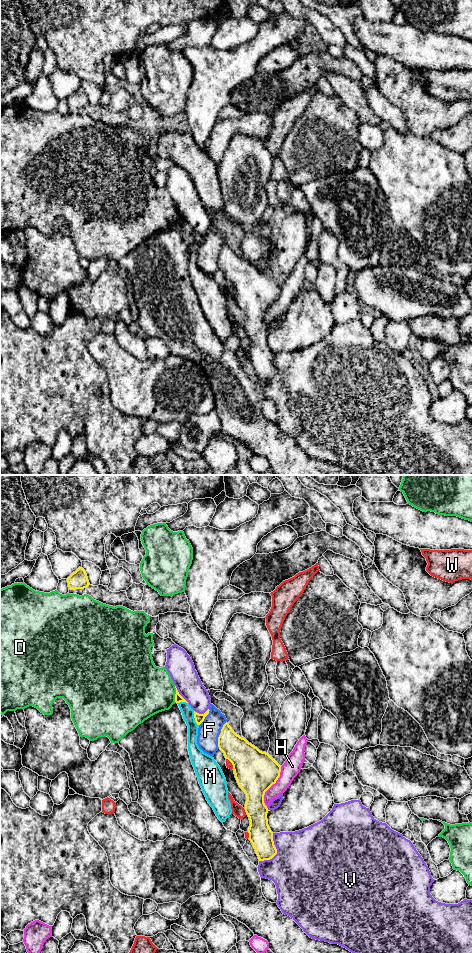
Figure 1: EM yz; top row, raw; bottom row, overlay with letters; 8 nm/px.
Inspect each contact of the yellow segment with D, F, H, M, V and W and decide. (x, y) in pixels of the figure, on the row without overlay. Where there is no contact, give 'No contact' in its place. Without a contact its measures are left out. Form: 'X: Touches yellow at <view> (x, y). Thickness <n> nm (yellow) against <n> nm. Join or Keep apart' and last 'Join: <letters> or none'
D: Touches yellow at yz (175, 214). Thickness 60 nm (yellow) against 420 nm. Keep apart
F: Touches yellow at yz (219, 255). Thickness 220 nm (yellow) against 180 nm. Keep apart
H: Touches yellow at yz (271, 305). Thickness 340 nm (yellow) against 140 nm. Keep apart
M: Touches yellow at yz (194, 237). Thickness 80 nm (yellow) against 100 nm. Keep apart
V: Touches yellow at yz (276, 372). Thickness 190 nm (yellow) against 500 nm. Keep apart
W: Touches yellow at yz (245, 331). Thickness 220 nm (yellow) against 90 nm. Keep apart
Join: none

